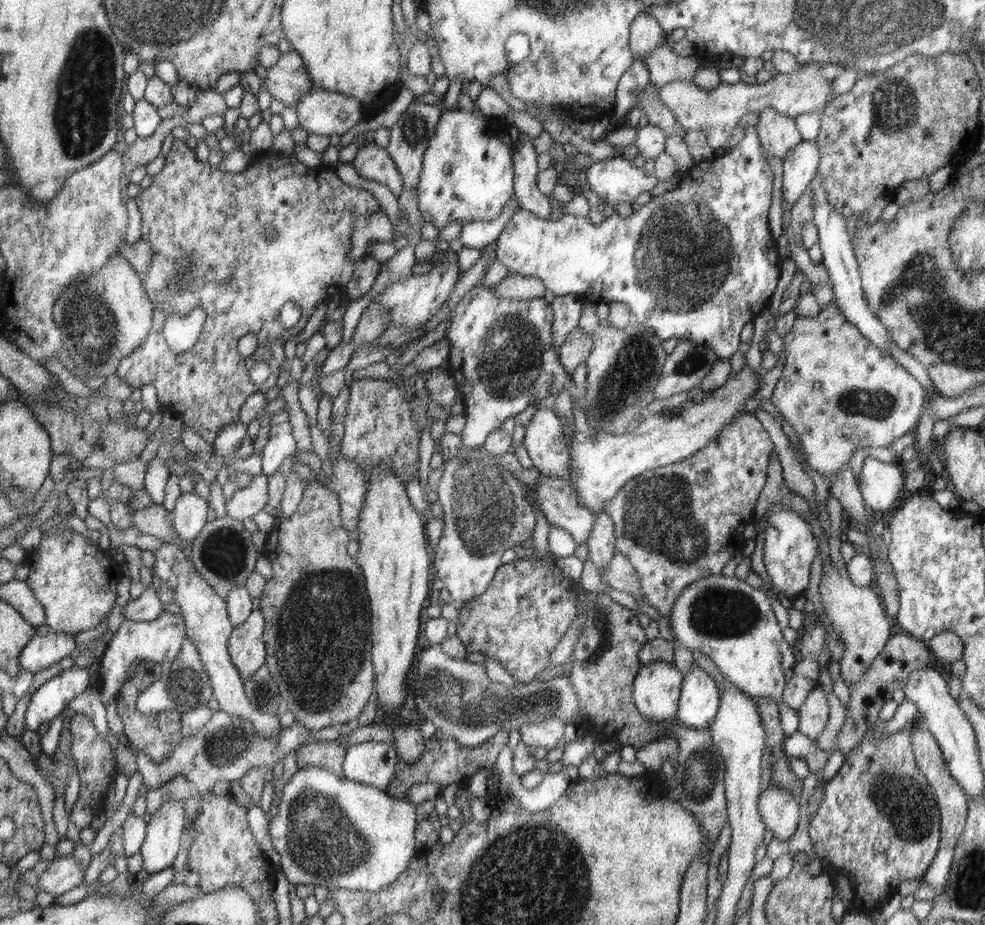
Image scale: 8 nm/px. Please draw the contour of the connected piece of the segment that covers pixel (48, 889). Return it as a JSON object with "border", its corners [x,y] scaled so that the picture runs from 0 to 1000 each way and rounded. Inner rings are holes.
{"border":[[[74,925],[57,926],[49,932],[45,945],[39,948],[39,961],[53,968],[54,971],[84,956],[87,939]]]}

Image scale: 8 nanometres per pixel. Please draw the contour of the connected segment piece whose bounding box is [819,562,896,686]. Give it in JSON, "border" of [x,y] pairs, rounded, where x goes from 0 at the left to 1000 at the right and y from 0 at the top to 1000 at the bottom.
{"border":[[[847,608],[836,610],[831,641],[842,672],[858,694],[858,709],[853,715],[853,726],[858,739],[863,742],[877,730],[877,725],[906,690],[910,679],[905,668],[901,666],[896,646],[889,644],[891,640],[885,638],[885,634],[871,632],[862,621],[859,621],[858,610],[851,609],[850,613],[847,610]]]}

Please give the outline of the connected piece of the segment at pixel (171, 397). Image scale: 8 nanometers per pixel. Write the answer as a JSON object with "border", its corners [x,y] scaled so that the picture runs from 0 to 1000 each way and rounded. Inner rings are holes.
{"border":[[[178,150],[175,156],[175,161],[168,168],[166,181],[162,186],[155,190],[154,199],[149,204],[143,204],[136,214],[141,227],[143,229],[143,257],[148,257],[152,262],[152,293],[146,303],[146,309],[150,316],[151,324],[155,328],[155,355],[152,358],[152,363],[148,365],[147,371],[139,376],[139,379],[134,384],[127,385],[123,390],[122,397],[119,399],[118,405],[126,411],[132,418],[143,421],[144,417],[153,416],[158,419],[158,425],[161,436],[174,444],[177,450],[181,450],[188,462],[195,463],[197,467],[201,467],[204,474],[210,479],[216,480],[221,471],[221,467],[227,462],[243,455],[243,446],[248,438],[248,435],[256,427],[262,424],[270,425],[281,416],[282,398],[286,391],[274,391],[276,389],[277,374],[282,374],[286,378],[288,370],[294,369],[301,364],[315,344],[315,341],[321,335],[325,335],[325,328],[331,325],[335,318],[342,318],[351,320],[351,307],[359,294],[359,285],[351,279],[353,270],[355,270],[355,253],[359,251],[359,240],[363,236],[374,236],[382,229],[389,227],[386,224],[384,216],[374,205],[354,201],[349,198],[343,189],[341,184],[323,179],[322,182],[314,181],[305,175],[298,166],[288,168],[286,164],[278,163],[277,161],[271,163],[263,163],[257,166],[255,176],[243,187],[236,187],[223,182],[215,182],[212,175],[203,175],[197,169],[198,162],[193,162],[187,154]],[[276,251],[282,251],[282,257],[276,259]],[[290,326],[301,326],[305,331],[307,342],[302,350],[295,355],[290,355],[284,348],[284,335]],[[200,333],[207,333],[209,336],[209,346],[199,373],[195,378],[187,381],[185,384],[178,383],[172,377],[165,363],[165,352],[171,342],[175,339],[191,339]],[[251,361],[258,361],[262,365],[262,376],[251,387],[246,387],[242,382],[241,375],[243,368]],[[260,390],[268,390],[274,397],[276,403],[272,411],[268,413],[267,417],[259,417],[254,410],[254,400]]]}

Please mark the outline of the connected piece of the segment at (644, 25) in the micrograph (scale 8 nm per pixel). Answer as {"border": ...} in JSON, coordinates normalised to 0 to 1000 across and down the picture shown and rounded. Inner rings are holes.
{"border":[[[651,15],[644,21],[639,41],[644,63],[650,64],[658,61],[666,50],[670,50],[670,45],[678,43],[678,38],[666,19],[660,15]]]}

